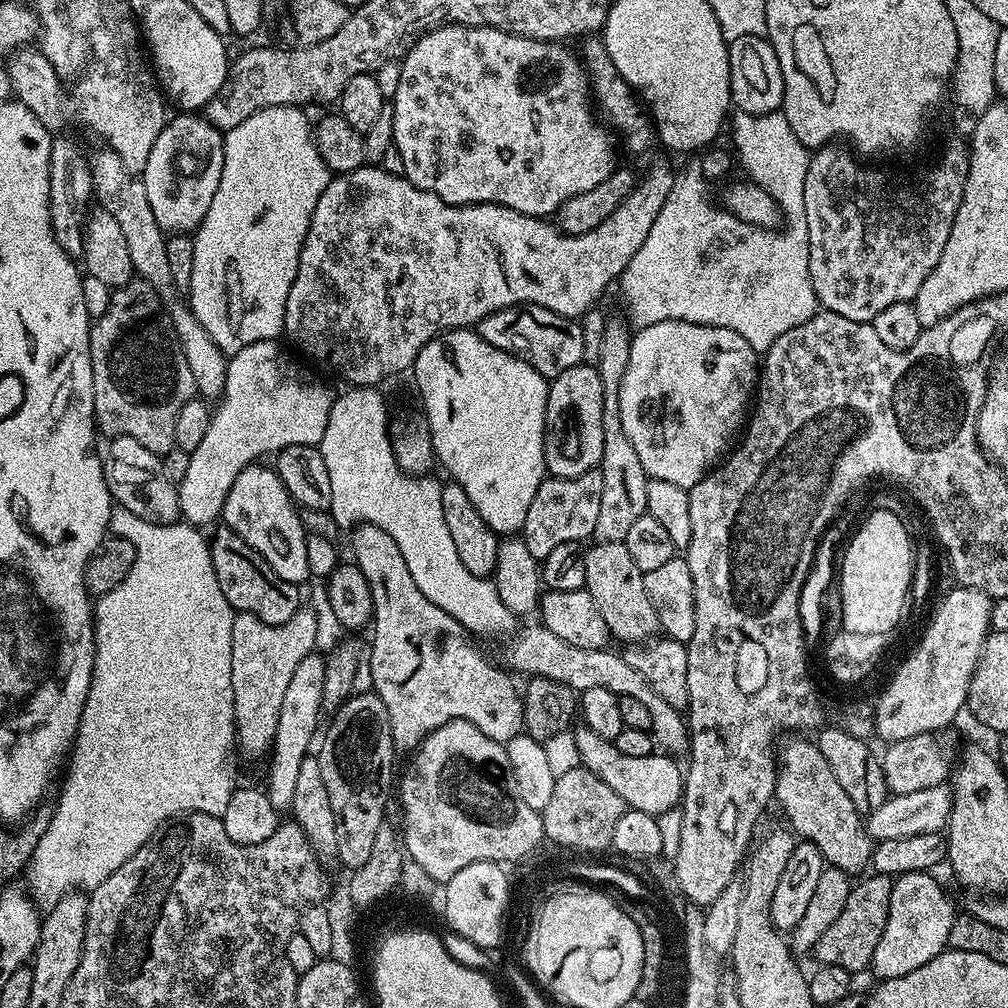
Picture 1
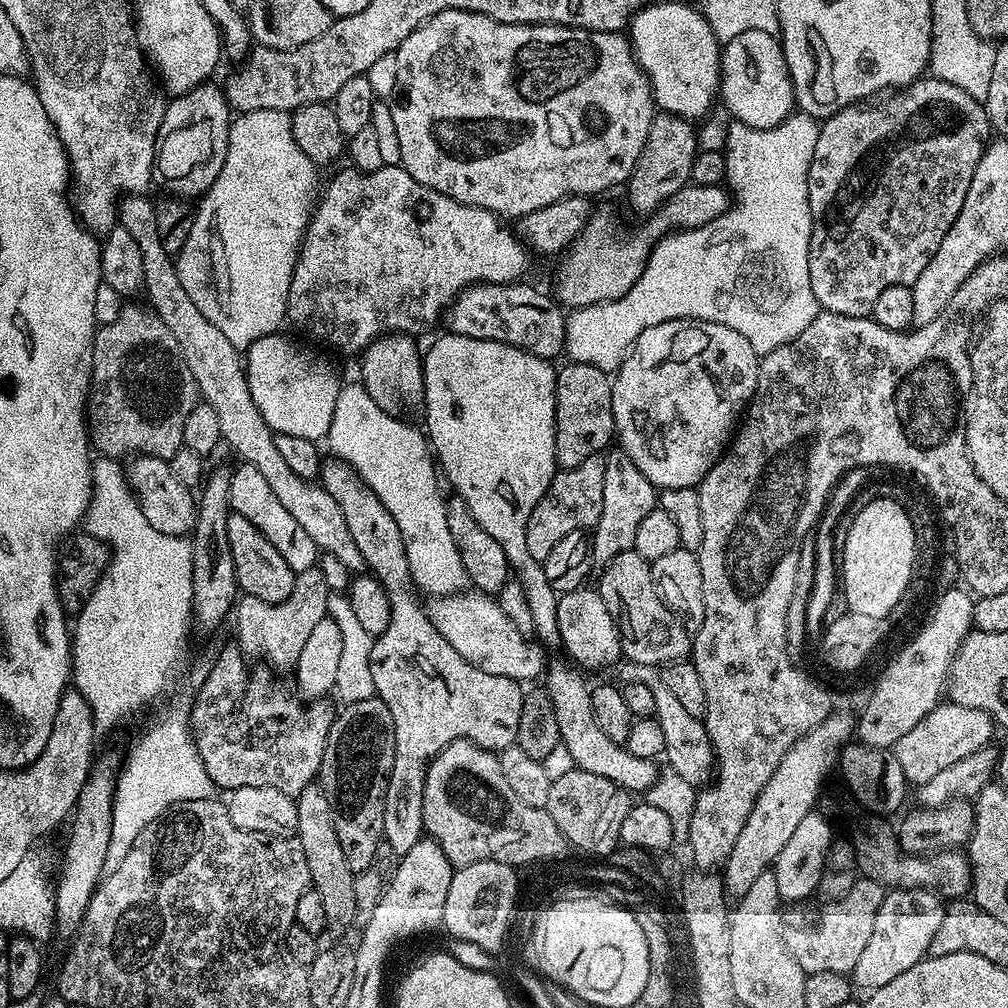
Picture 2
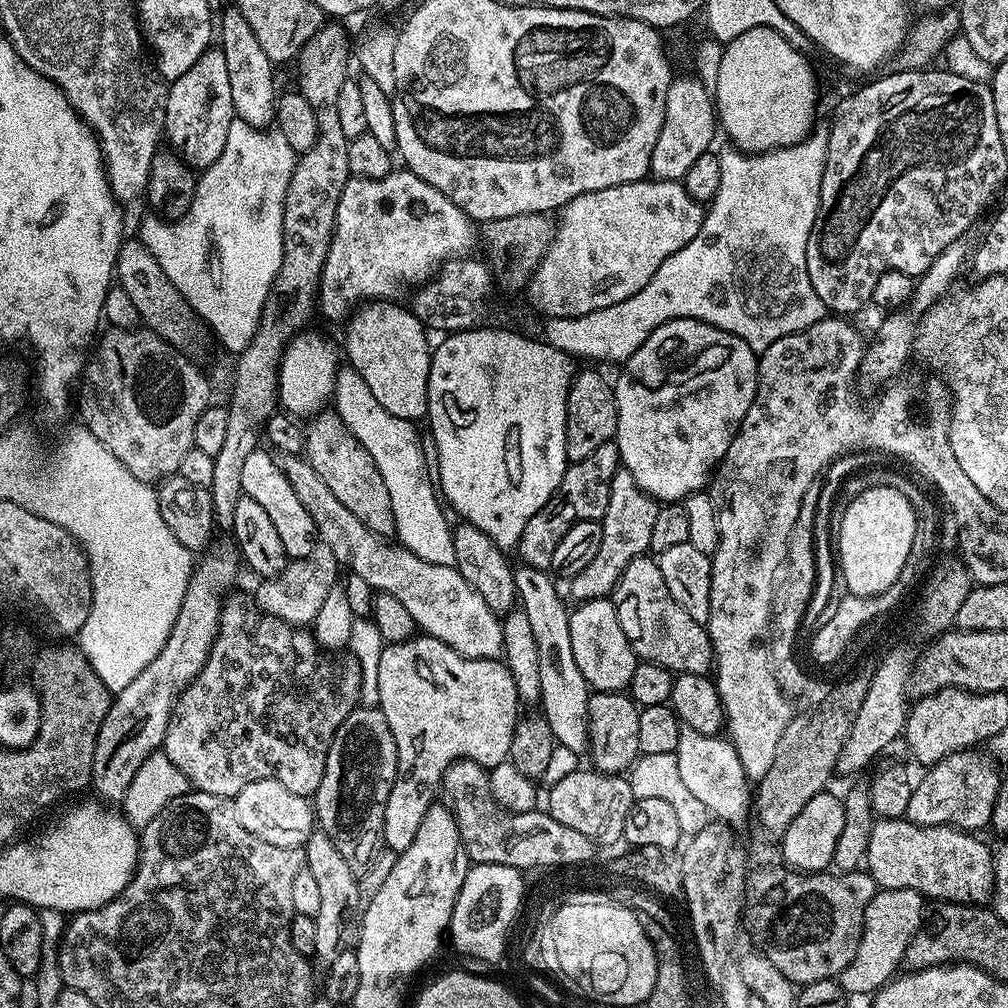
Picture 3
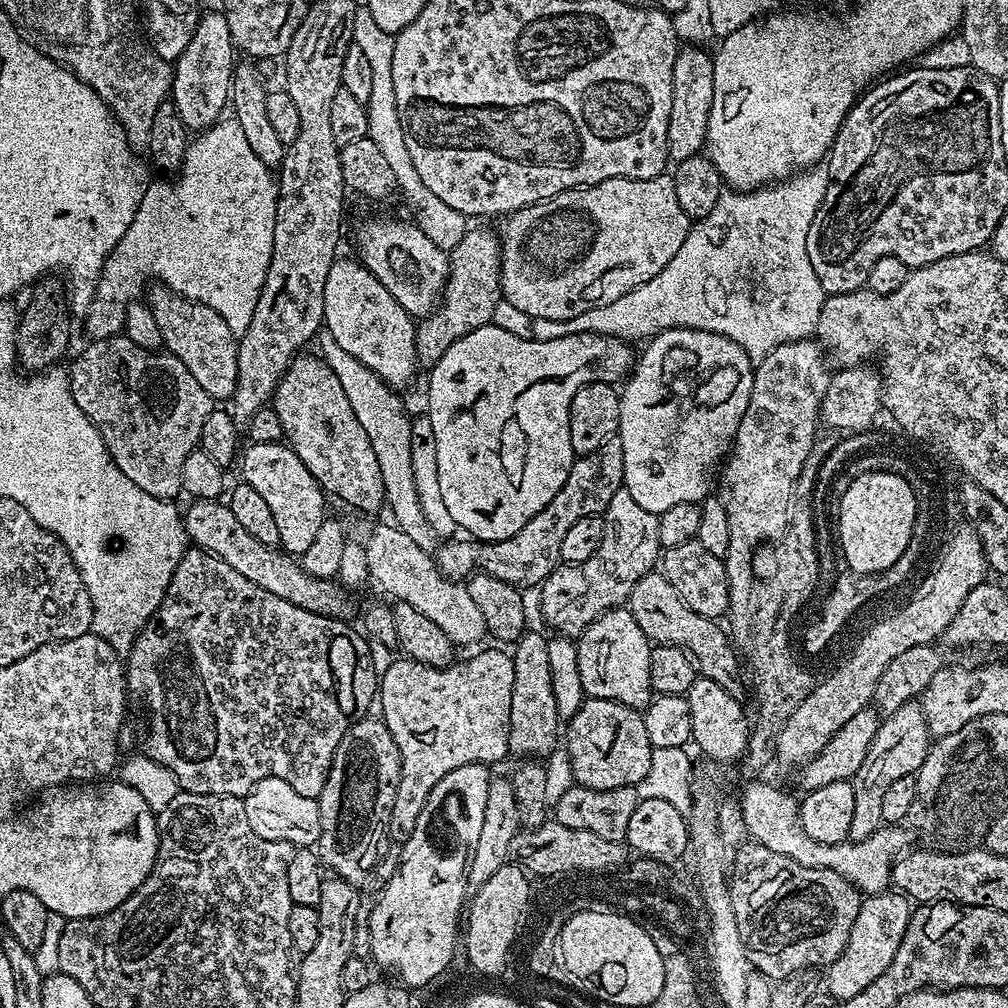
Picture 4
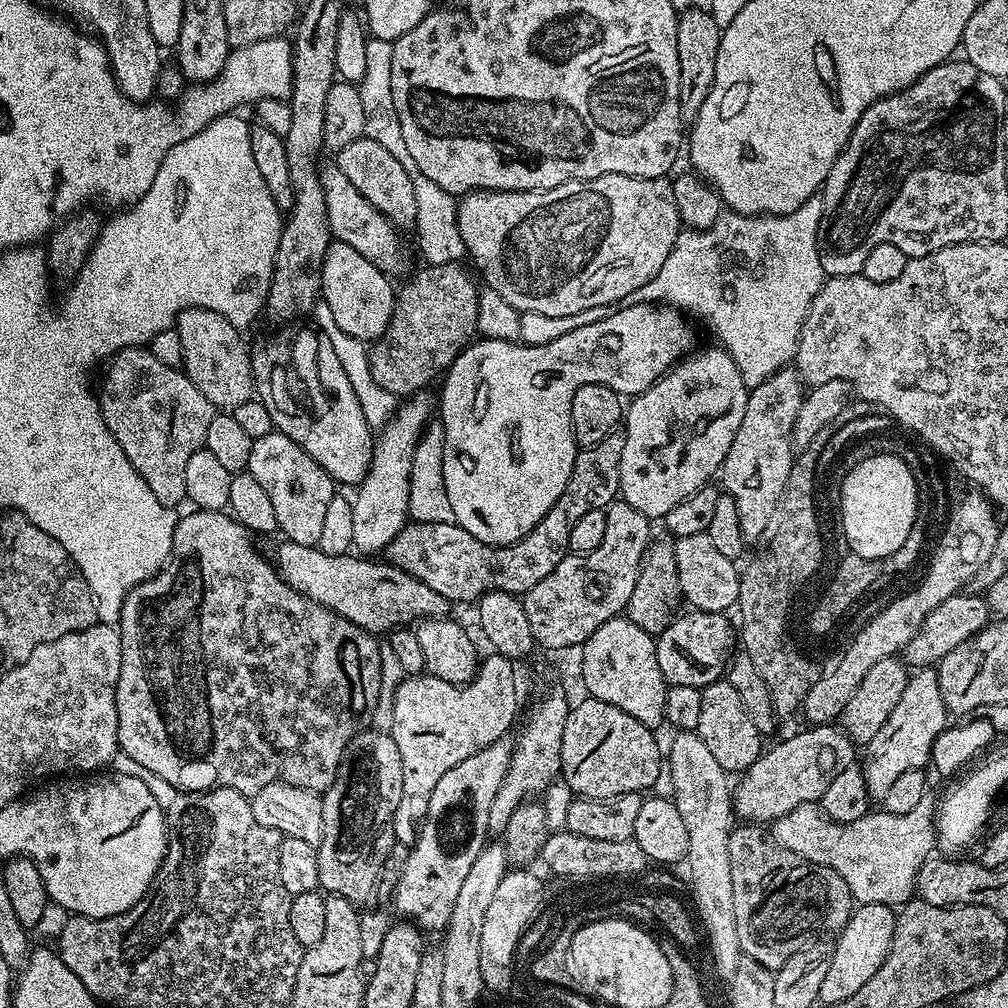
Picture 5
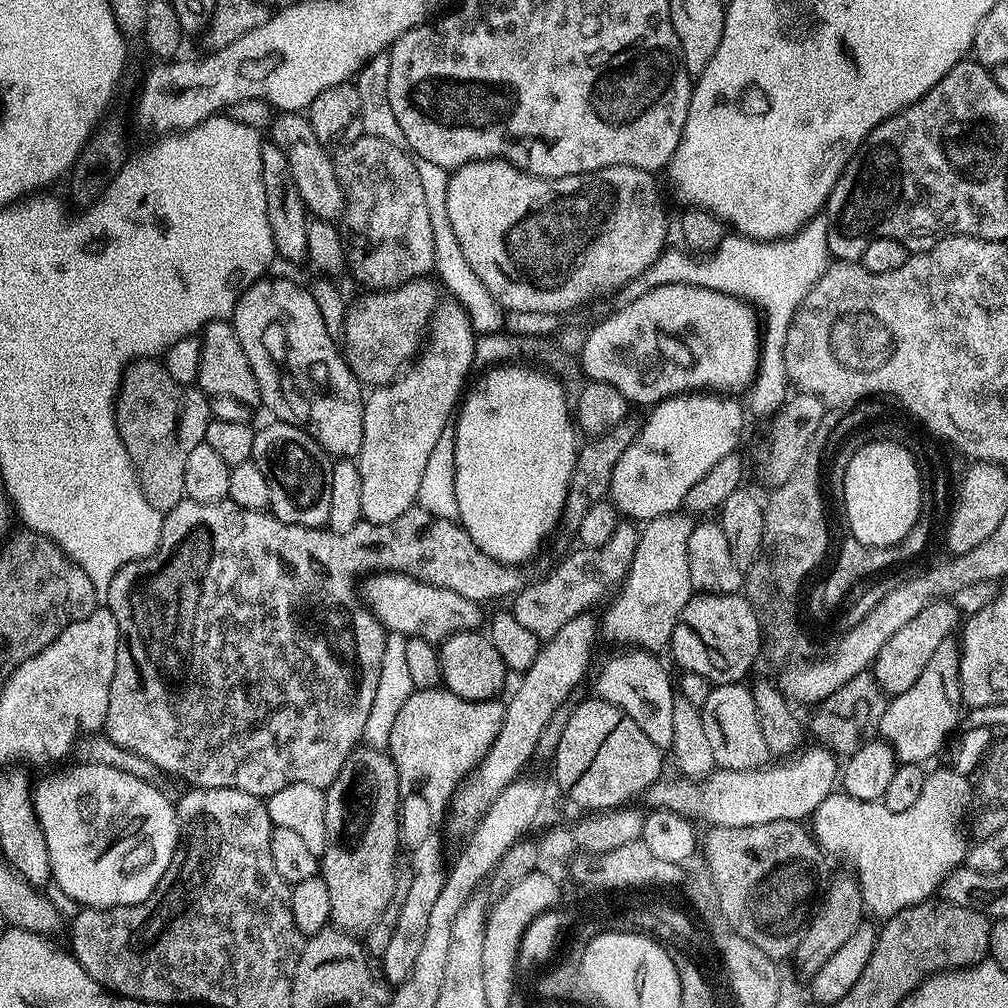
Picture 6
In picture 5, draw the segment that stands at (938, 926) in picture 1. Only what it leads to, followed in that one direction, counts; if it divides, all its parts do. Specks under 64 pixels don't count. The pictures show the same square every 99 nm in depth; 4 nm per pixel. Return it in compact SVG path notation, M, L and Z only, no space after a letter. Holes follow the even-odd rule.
M856 904L853 907L846 926L834 940L830 970L826 970L826 978L822 982L820 991L819 1003L821 1005L831 1006L834 1002L842 1002L845 998L851 998L861 986L866 986L866 982L870 982L870 977L877 972L878 966L882 966L882 962L886 962L886 954L890 950L890 942L894 938L895 925L896 912L891 904Z

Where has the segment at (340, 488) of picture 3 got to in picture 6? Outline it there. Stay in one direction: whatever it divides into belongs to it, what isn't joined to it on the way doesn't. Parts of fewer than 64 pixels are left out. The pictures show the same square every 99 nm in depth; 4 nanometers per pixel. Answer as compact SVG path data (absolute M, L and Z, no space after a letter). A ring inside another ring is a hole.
M280 276L273 280L255 280L238 298L230 323L250 362L250 370L254 370L254 378L258 378L263 407L268 407L276 415L273 417L277 421L293 424L311 434L329 456L359 457L366 396L360 381L344 361L343 351L338 347L334 336L328 332L327 324L322 320L322 314L319 313L318 305L311 297L309 289L304 284L295 284L294 281L283 280Z

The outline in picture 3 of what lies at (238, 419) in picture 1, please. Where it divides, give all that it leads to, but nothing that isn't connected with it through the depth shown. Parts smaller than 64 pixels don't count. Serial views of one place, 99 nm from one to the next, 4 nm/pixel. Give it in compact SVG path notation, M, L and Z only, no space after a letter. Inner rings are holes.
M301 330L293 336L284 348L280 359L278 374L278 404L287 415L293 418L311 418L317 412L325 411L336 389L336 374L342 367L342 356L336 353L336 344L332 340L320 340L316 332ZM341 360L341 361L340 361Z

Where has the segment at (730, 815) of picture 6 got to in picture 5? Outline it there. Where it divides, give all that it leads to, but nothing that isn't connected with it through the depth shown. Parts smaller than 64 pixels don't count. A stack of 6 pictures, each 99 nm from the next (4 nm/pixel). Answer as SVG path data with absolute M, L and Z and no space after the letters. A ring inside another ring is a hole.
M835 723L818 724L807 729L809 732L800 732L797 736L792 736L789 740L784 740L781 744L776 744L772 749L761 751L760 757L749 766L747 772L739 777L740 781L735 781L732 793L732 807L735 815L740 816L744 822L764 822L768 820L774 822L790 810L794 810L803 804L817 803L826 794L826 786L834 782L834 778L843 768L853 767L852 760L858 756L857 745L853 744L852 739L844 733L843 728Z

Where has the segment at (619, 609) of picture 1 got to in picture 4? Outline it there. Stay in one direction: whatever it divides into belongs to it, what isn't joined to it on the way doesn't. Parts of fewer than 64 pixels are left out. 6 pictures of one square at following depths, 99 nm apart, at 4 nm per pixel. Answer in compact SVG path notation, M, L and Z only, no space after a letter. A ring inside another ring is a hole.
M663 571L648 572L634 586L628 595L626 605L628 611L634 614L638 626L642 626L642 634L653 645L668 644L671 648L683 648L694 661L700 676L718 682L732 696L743 697L744 684L740 681L740 660L728 641L728 636L719 628L716 620L706 618L702 614L694 614L686 602L682 602L682 594L670 586Z

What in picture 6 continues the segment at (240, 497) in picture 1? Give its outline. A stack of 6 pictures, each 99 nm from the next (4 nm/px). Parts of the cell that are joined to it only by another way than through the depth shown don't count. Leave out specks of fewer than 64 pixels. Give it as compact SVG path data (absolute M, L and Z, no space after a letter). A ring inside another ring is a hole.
M283 422L271 423L256 432L251 458L258 470L266 474L266 482L270 486L268 508L273 516L287 524L307 528L327 525L333 457L324 451L322 445L311 434L298 426Z

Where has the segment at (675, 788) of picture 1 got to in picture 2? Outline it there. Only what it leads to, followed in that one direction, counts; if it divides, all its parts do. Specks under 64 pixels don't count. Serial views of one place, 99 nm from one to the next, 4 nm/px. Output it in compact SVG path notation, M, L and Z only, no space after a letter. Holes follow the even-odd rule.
M549 663L546 668L546 677L548 676L546 687L550 694L550 702L554 702L554 715L558 718L558 734L562 747L570 750L570 758L574 758L576 767L586 770L586 774L598 774L600 778L610 778L610 782L628 789L629 793L644 794L657 779L658 768L655 768L657 765L650 760L634 758L634 754L630 754L623 744L614 742L606 738L606 734L602 734L598 718L594 718L590 684L579 676L581 673L575 667L564 664Z

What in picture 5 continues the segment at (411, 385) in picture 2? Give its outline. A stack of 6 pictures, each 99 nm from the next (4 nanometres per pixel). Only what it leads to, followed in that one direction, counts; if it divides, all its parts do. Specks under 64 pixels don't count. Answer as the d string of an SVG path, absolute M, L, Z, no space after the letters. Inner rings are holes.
M341 240L328 244L320 271L320 296L330 306L338 326L350 336L374 342L385 332L395 308L396 290L391 284L391 279L354 247Z

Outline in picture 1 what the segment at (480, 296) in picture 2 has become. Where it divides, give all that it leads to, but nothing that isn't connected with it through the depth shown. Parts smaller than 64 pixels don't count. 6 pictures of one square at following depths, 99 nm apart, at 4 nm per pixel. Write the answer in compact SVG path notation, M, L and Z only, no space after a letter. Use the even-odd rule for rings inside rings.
M515 304L500 308L482 318L474 330L490 346L522 358L522 362L534 366L546 378L562 374L562 370L570 370L570 366L578 366L585 359L583 327L575 319L546 310L546 306Z

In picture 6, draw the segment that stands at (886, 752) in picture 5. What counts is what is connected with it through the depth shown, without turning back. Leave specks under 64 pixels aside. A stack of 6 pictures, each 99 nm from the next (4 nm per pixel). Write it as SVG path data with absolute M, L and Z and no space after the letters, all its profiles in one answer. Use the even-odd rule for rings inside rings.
M949 638L934 650L918 682L885 703L878 736L892 747L899 763L924 764L947 742L960 716L962 720L960 649L955 639Z

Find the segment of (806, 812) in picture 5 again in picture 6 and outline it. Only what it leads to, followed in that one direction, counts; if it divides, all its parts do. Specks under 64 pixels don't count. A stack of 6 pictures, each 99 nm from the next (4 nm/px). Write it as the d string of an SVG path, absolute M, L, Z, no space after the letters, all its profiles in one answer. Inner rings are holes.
M947 766L947 768L940 768L937 772L929 771L926 775L926 786L922 786L922 795L918 797L918 802L914 802L914 806L910 806L910 810L886 810L884 803L878 800L855 800L850 798L842 790L832 791L828 797L822 802L822 806L818 806L818 810L814 810L810 817L810 832L814 837L817 845L825 853L828 852L832 856L837 856L840 860L845 860L849 864L851 871L854 873L856 878L856 884L860 887L860 893L864 899L865 909L869 913L872 912L879 918L887 918L898 914L902 910L906 910L910 906L922 903L923 900L931 900L937 895L940 883L943 882L945 876L952 871L953 868L961 867L965 863L966 853L970 847L969 841L966 840L961 842L959 826L961 813L964 813L965 805L968 804L968 787L966 784L969 782L969 777L962 773L956 772L956 769L952 766Z

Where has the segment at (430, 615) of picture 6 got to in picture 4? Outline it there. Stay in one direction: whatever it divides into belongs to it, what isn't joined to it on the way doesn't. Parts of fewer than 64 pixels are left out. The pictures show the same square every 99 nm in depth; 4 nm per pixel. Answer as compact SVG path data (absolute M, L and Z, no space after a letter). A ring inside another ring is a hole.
M193 499L188 512L183 513L184 531L188 533L189 541L195 547L204 549L205 552L213 552L226 566L238 570L242 578L250 578L258 586L270 590L278 598L286 598L294 606L305 608L311 612L319 612L321 616L333 618L343 617L344 595L346 589L343 584L332 578L312 576L305 572L299 563L296 564L289 553L276 546L269 546L258 542L243 528L242 522L234 518L234 514L228 509L227 503L215 500Z

